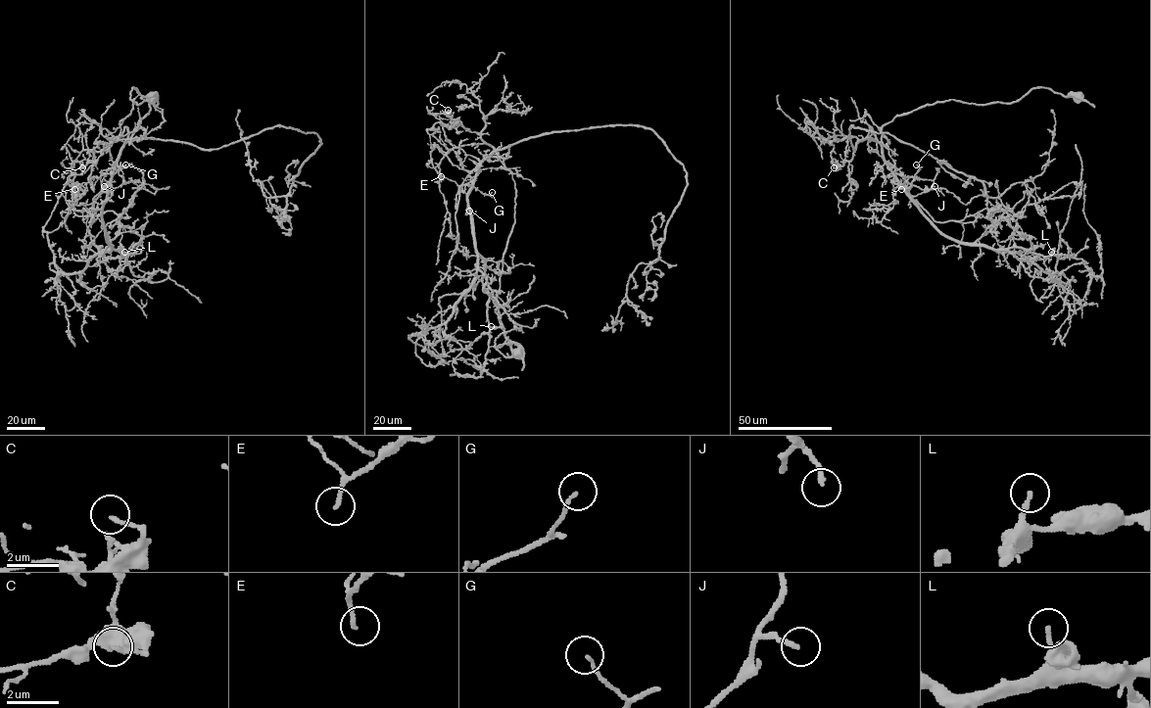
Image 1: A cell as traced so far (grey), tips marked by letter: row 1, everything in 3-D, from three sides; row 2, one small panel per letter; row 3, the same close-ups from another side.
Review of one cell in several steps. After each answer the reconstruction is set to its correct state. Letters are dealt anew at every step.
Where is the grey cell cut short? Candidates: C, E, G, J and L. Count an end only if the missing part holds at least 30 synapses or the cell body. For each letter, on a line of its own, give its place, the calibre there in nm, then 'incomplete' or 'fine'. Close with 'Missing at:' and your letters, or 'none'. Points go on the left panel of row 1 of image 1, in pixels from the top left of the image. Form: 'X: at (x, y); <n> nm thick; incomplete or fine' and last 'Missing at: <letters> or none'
C: at (82, 167); 140 nm thick; fine
E: at (74, 189); 160 nm thick; fine
G: at (125, 165); 120 nm thick; fine
J: at (104, 186); 180 nm thick; fine
L: at (124, 252); 170 nm thick; fine
Missing at: none

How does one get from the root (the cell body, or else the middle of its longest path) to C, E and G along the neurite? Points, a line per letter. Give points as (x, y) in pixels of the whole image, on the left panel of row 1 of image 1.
C: (151, 96), (132, 87), (134, 103), (149, 102), (142, 127), (125, 143), (125, 127), (82, 167)
E: (151, 96), (132, 87), (134, 103), (149, 102), (142, 127), (112, 172), (74, 189)
G: (151, 96), (132, 87), (134, 103), (147, 99), (150, 110), (120, 151), (112, 184), (102, 191), (125, 165)

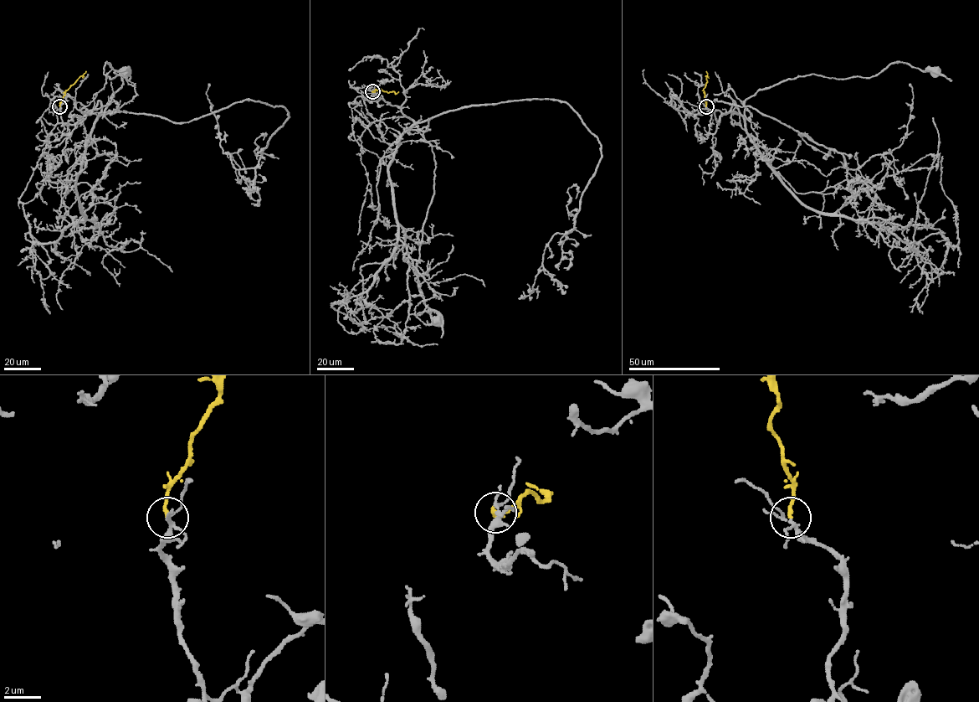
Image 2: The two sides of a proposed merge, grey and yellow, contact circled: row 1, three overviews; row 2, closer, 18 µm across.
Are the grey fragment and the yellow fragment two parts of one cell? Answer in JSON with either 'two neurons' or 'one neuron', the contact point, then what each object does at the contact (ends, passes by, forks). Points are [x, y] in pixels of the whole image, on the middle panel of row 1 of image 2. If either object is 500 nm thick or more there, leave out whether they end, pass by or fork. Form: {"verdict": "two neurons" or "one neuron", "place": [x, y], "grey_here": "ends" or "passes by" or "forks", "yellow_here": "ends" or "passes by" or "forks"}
{"verdict": "one neuron", "place": [372, 91], "grey_here": "forks", "yellow_here": "ends"}

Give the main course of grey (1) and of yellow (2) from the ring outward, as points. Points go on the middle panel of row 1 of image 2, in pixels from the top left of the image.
1: (372, 91), (410, 118), (412, 129), (427, 129), (423, 139), (433, 154), (433, 191), (416, 273), (437, 322)
2: (372, 91), (379, 89), (387, 92), (398, 91)

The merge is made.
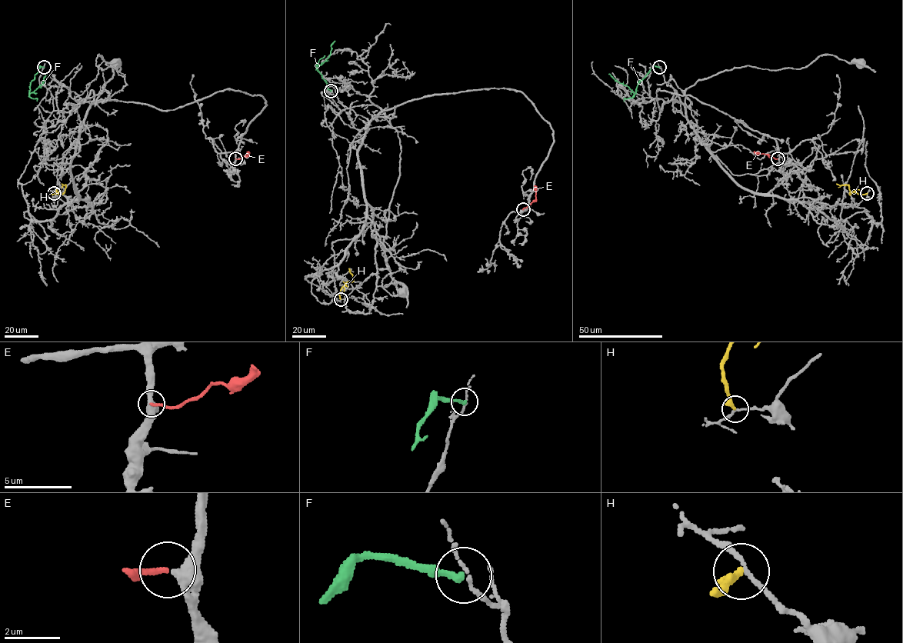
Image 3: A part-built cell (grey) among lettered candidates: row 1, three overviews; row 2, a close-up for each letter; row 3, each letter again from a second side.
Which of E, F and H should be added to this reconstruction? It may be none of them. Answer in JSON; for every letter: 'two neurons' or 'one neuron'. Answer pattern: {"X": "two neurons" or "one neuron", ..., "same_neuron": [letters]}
{"E": "one neuron", "F": "two neurons", "H": "two neurons", "same_neuron": ["E"]}

